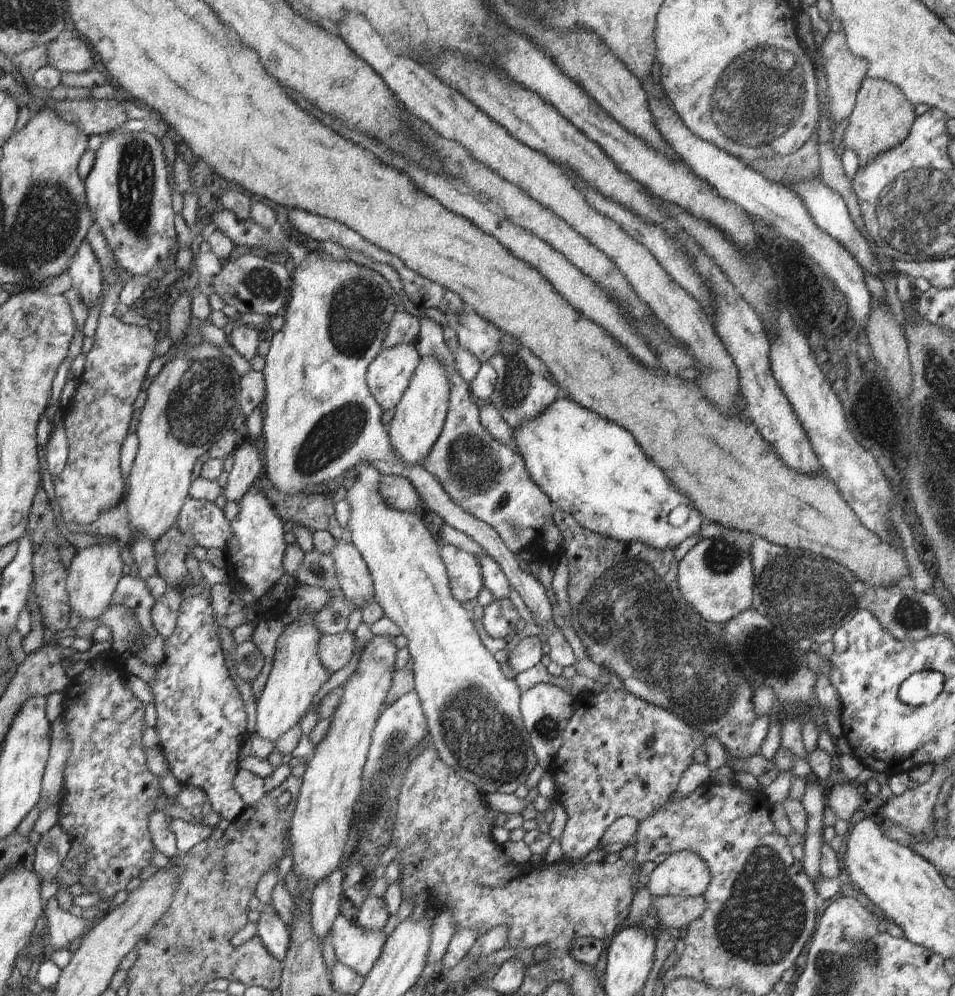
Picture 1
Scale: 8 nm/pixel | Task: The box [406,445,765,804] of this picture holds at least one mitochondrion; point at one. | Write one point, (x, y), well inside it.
(632, 618)

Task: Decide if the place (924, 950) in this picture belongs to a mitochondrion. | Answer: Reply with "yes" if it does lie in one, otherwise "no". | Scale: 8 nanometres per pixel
no

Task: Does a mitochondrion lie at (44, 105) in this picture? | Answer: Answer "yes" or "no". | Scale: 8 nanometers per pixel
no

